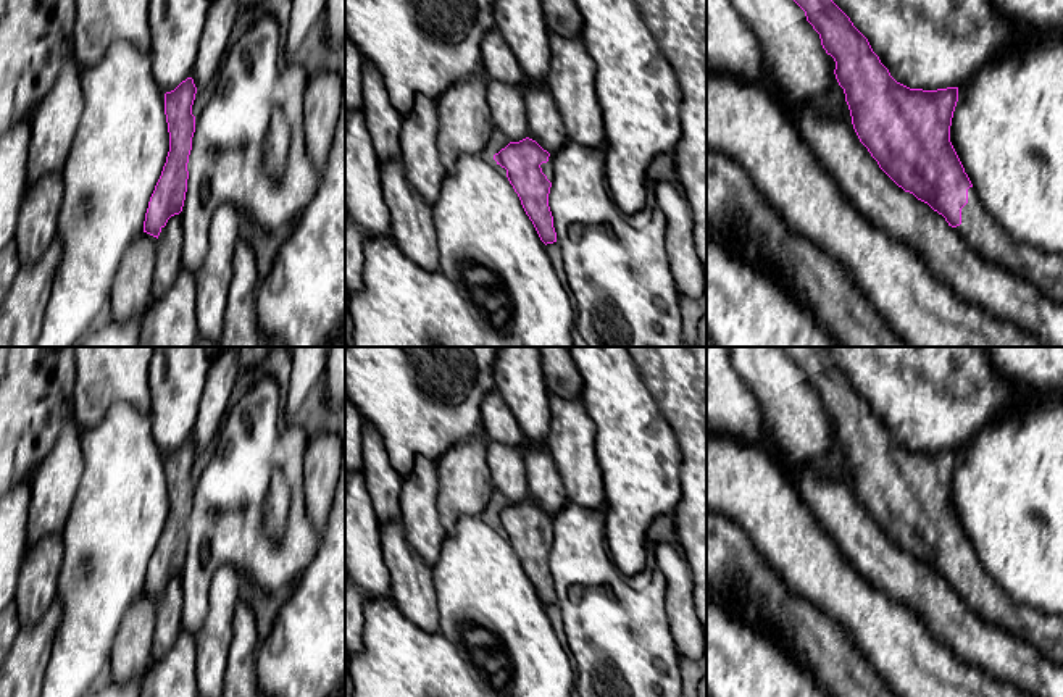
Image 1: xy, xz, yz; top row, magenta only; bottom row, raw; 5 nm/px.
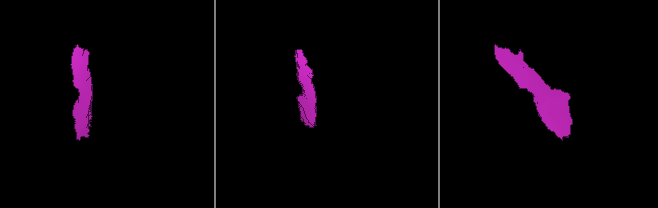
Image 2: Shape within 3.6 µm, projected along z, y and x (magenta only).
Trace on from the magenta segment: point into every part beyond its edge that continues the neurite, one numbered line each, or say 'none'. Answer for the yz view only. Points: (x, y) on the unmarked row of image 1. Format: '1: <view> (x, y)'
1: yz (978, 591)

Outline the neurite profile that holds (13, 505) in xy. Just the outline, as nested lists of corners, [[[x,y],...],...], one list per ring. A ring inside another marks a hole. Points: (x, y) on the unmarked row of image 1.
[[[31,479],[19,481],[0,499],[0,613],[15,602],[27,552]]]

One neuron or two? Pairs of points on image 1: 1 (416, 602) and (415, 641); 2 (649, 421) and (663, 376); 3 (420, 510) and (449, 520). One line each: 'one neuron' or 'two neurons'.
1: two neurons
2: two neurons
3: two neurons

